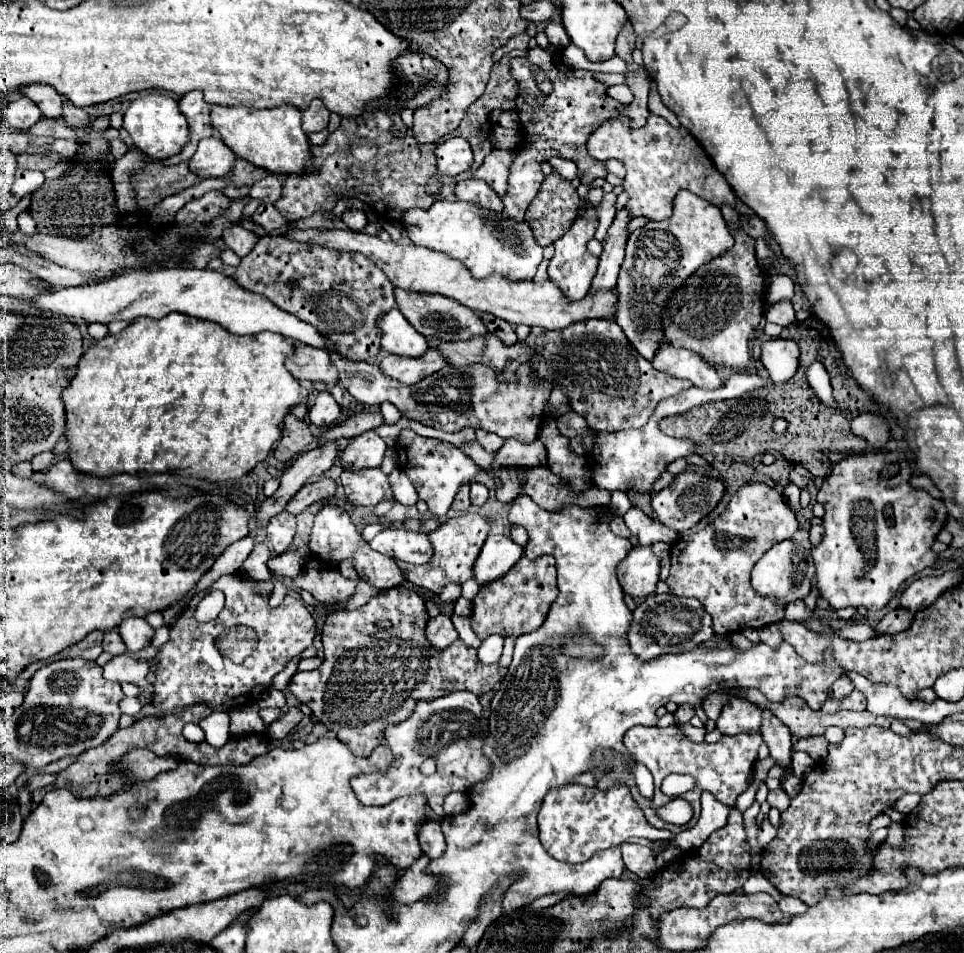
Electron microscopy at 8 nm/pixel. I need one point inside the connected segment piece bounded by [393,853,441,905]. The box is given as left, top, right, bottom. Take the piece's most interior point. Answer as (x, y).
(415, 884)

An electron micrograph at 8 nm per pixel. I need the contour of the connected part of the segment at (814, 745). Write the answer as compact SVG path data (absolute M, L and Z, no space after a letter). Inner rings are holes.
M823 735L814 736L809 737L809 739L799 739L799 741L793 745L793 751L805 751L805 753L809 753L809 757L811 757L813 761L821 761L821 759L825 759L825 755L828 754L828 745L829 742Z

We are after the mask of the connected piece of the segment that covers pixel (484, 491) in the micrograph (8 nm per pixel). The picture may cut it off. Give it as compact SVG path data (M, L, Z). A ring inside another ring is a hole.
M471 483L471 505L483 505L489 497L489 489L483 483Z

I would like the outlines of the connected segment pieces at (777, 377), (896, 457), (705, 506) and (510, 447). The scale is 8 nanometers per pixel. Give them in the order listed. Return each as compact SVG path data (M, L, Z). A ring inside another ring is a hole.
M769 339L761 347L761 363L769 371L771 381L789 381L799 367L799 345L791 339Z
M879 451L867 455L847 455L833 467L831 475L825 477L817 493L817 501L825 507L825 517L823 517L825 537L817 547L813 547L811 555L817 565L815 575L817 575L819 593L823 599L829 601L833 609L863 605L869 611L879 611L891 601L891 597L907 579L911 579L913 575L927 569L939 559L939 555L933 553L931 545L947 521L947 509L943 501L933 499L925 489L911 487L909 485L911 475L913 471L903 453ZM889 463L899 463L901 473L887 479L881 475L881 469Z
M687 469L681 475L673 477L673 483L669 487L655 493L651 497L651 505L653 505L655 517L663 525L681 533L681 531L687 531L691 527L695 527L703 517L707 517L719 505L719 501L723 499L725 489L727 489L727 485L723 483L721 477L713 477L709 473L697 473L693 469Z
M535 439L533 443L519 443L519 441L505 441L503 449L499 449L495 459L495 469L501 465L521 465L521 467L535 467L543 465L547 456L546 447Z

